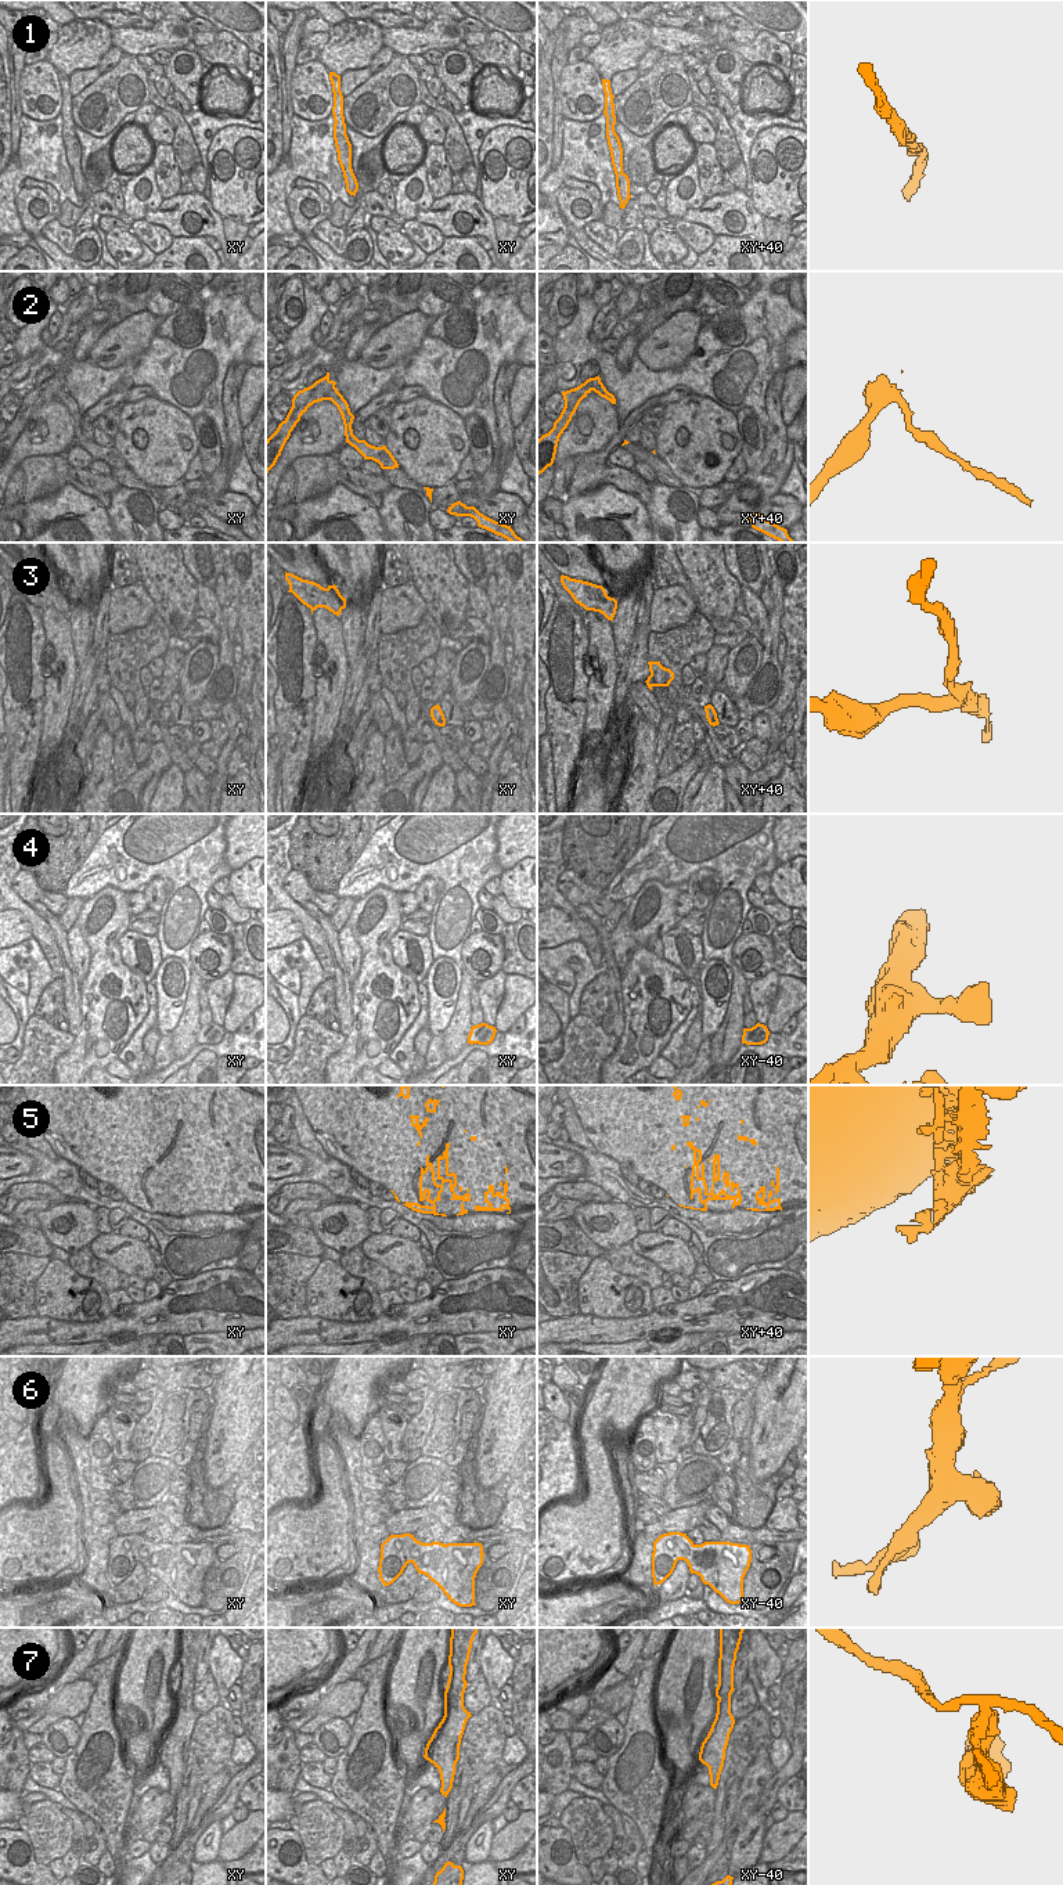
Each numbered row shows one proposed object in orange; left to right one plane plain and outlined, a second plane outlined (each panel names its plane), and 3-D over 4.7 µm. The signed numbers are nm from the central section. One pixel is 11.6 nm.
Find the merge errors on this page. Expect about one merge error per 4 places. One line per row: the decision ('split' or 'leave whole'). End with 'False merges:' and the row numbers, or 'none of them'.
1: leave whole
2: split
3: split
4: leave whole
5: leave whole
6: leave whole
7: split
False merges: 2, 3, 7

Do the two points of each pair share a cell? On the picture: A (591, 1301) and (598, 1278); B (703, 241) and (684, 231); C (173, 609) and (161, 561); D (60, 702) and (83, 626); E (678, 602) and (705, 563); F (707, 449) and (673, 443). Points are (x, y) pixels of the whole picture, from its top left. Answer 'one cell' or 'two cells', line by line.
A: one cell
B: one cell
C: one cell
D: two cells
E: two cells
F: one cell

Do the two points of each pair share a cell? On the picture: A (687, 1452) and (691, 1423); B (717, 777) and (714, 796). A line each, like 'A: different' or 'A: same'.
A: different
B: same

